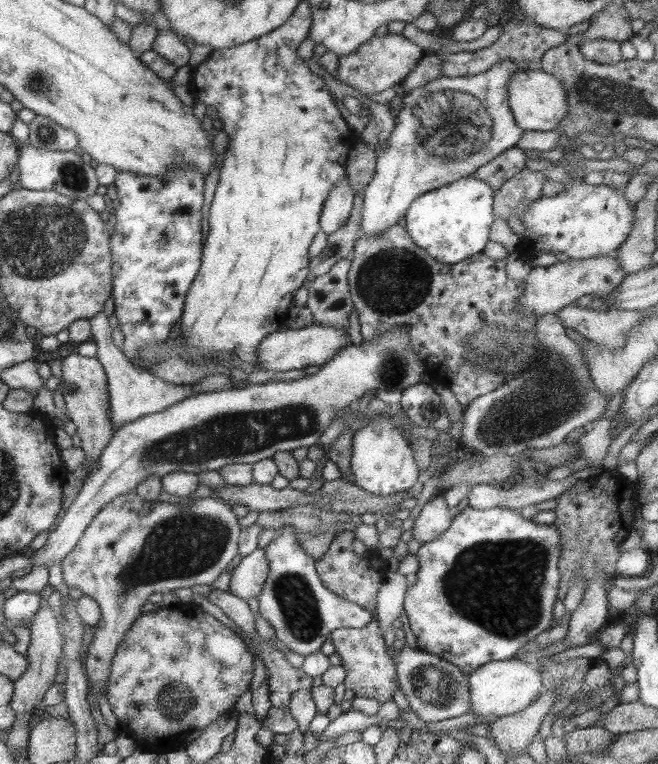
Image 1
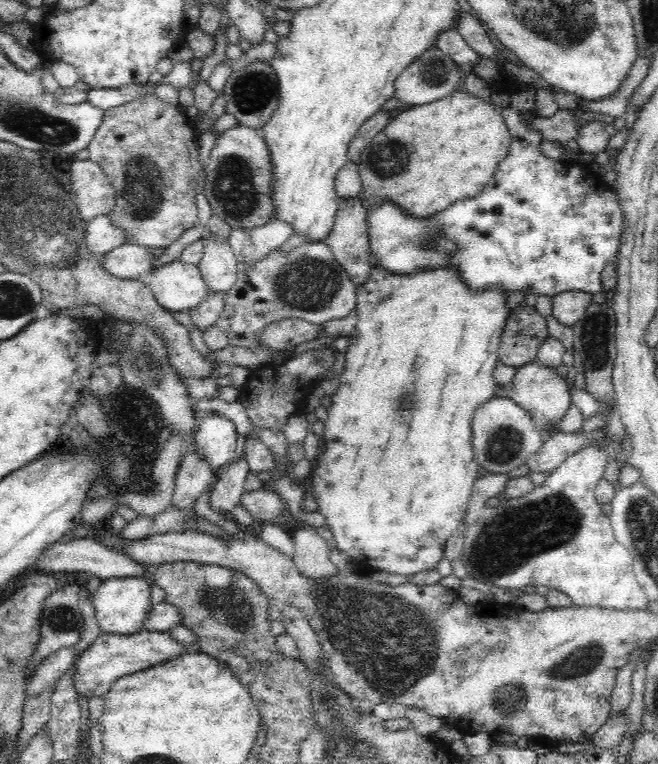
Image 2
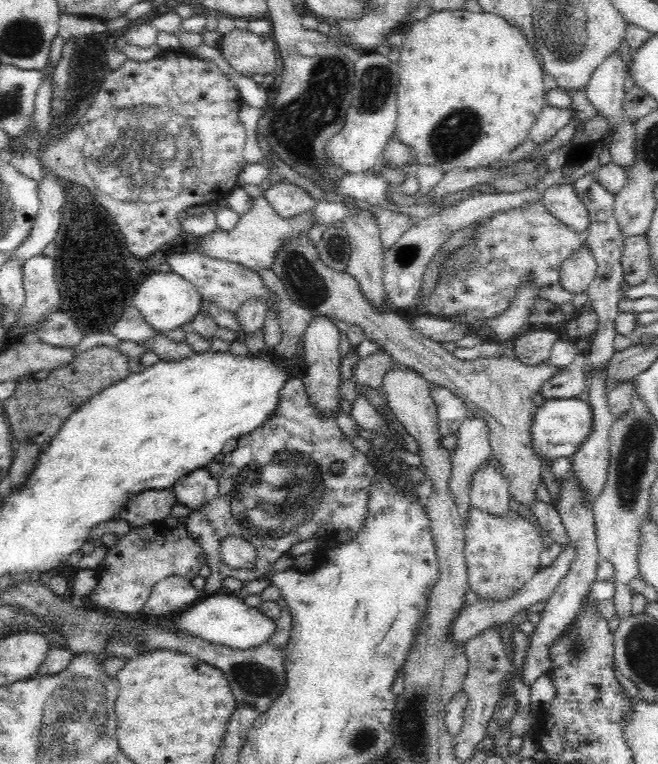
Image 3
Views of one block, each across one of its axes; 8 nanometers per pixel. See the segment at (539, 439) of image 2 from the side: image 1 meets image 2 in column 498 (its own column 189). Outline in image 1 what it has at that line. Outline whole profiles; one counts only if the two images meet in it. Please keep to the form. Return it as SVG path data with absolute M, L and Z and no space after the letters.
M399 325L389 332L360 344L345 344L341 350L325 361L315 374L303 376L300 380L291 382L267 382L267 384L245 385L243 388L225 387L220 392L194 394L176 404L164 408L160 412L141 416L135 421L114 431L111 440L104 446L98 458L97 467L91 471L73 503L65 510L63 517L58 518L56 524L48 530L44 544L30 554L31 566L45 566L48 568L60 562L74 549L75 543L81 538L88 522L103 508L107 502L134 491L139 482L146 476L183 471L197 475L199 472L217 470L222 466L233 463L253 464L262 458L271 458L277 451L292 451L318 445L323 431L332 423L335 415L342 408L355 404L365 392L369 390L400 391L416 386L421 375L424 374L423 360L419 362L411 352L408 326Z

